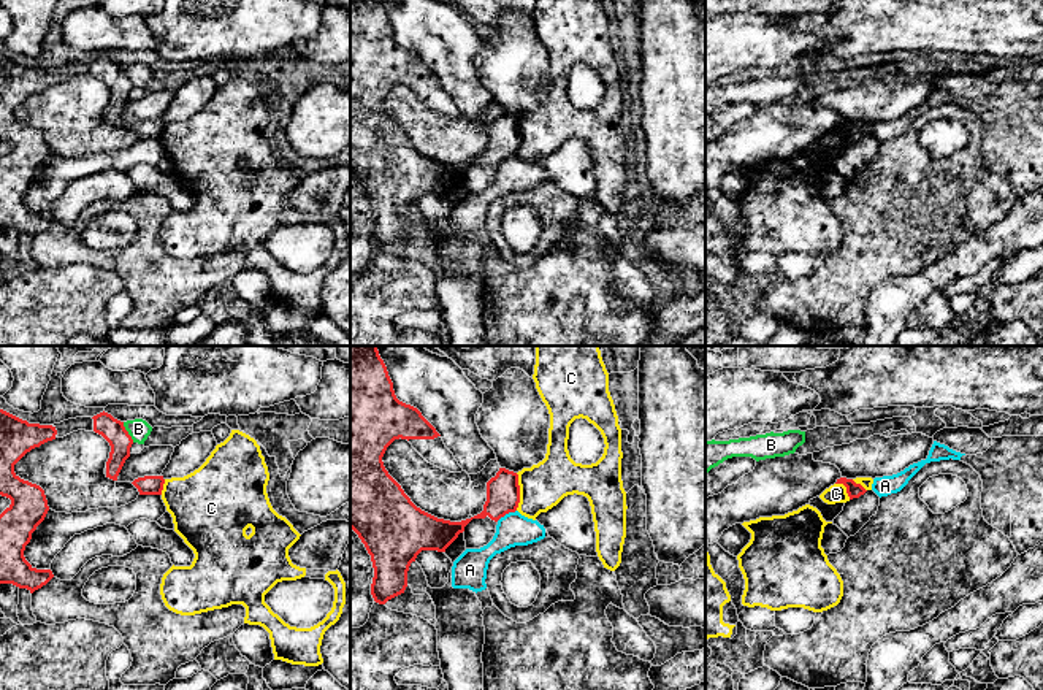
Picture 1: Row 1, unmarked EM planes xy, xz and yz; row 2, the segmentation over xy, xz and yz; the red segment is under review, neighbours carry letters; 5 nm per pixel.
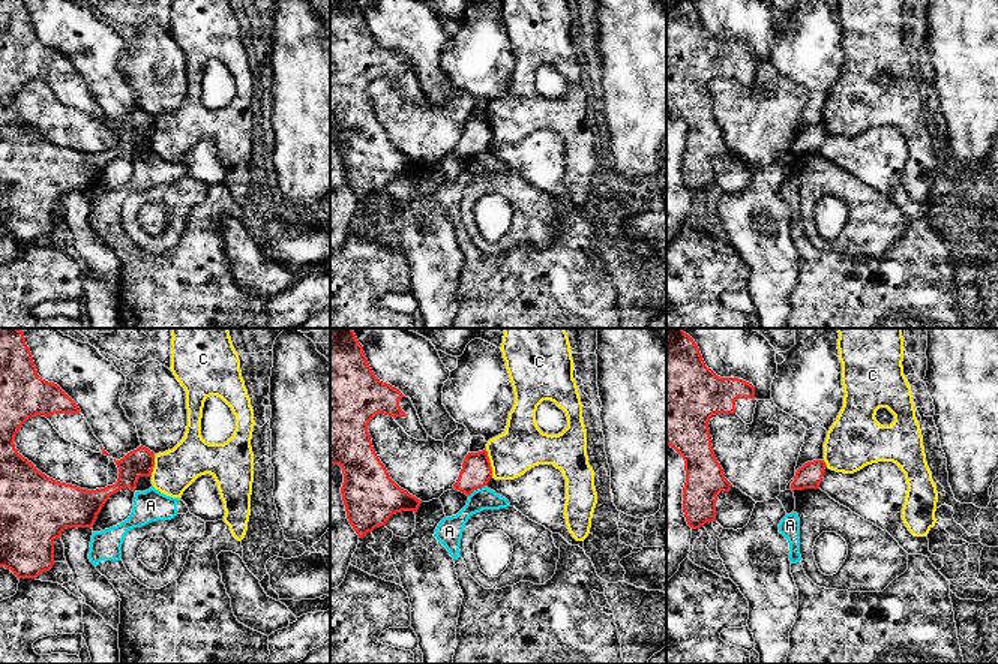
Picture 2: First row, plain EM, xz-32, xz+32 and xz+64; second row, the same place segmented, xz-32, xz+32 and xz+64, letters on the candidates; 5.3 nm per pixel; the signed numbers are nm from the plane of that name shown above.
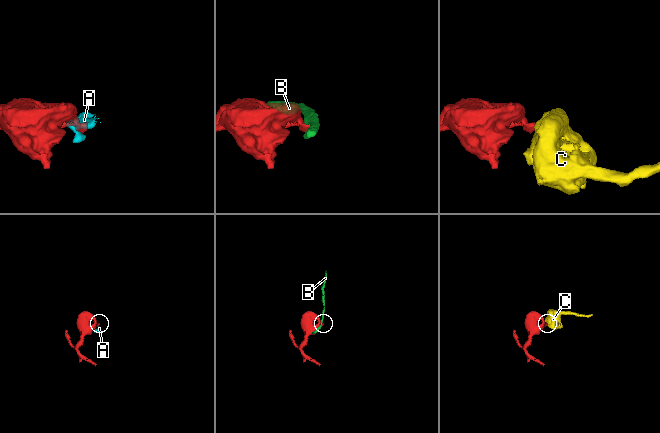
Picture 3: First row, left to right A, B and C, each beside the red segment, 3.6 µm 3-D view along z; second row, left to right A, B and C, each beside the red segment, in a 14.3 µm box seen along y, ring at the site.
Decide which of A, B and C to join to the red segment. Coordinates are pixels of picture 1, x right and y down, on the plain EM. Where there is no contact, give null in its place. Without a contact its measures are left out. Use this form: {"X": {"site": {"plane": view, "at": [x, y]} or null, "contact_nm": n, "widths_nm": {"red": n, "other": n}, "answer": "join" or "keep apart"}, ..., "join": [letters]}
{"A": {"site": {"plane": "xz", "at": [506, 157]}, "contact_nm": 120, "widths_nm": {"red": 180, "other": 160}, "answer": "keep apart"}, "B": {"site": {"plane": "xy", "at": [127, 76]}, "contact_nm": 120, "widths_nm": {"red": 120, "other": 110}, "answer": "keep apart"}, "C": {"site": {"plane": "xz", "at": [519, 137]}, "contact_nm": 190, "widths_nm": {"red": 180, "other": 240}, "answer": "keep apart"}, "join": []}

